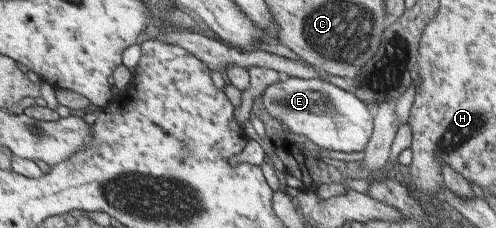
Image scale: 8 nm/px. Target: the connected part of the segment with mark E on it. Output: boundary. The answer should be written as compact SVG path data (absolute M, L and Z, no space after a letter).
M288 77L270 84L261 94L270 118L285 124L289 132L303 135L317 146L337 152L362 151L372 132L372 111L349 93L323 79Z

